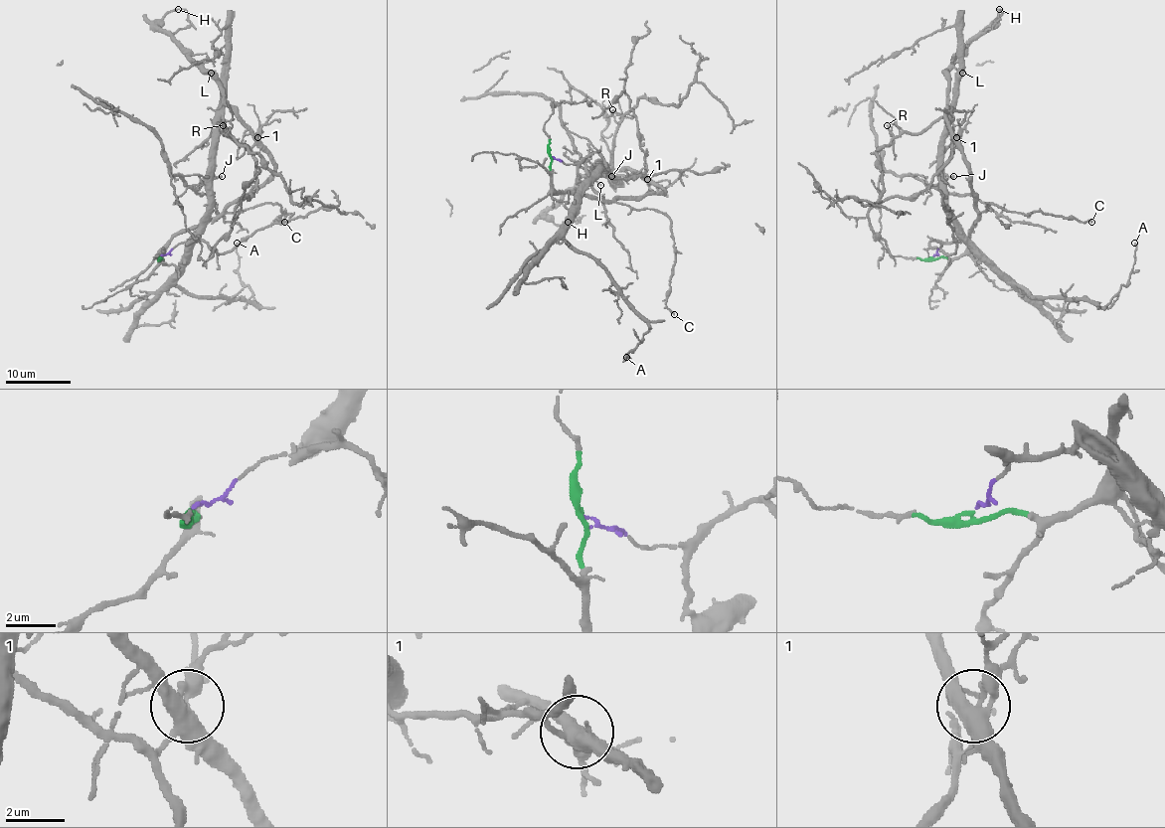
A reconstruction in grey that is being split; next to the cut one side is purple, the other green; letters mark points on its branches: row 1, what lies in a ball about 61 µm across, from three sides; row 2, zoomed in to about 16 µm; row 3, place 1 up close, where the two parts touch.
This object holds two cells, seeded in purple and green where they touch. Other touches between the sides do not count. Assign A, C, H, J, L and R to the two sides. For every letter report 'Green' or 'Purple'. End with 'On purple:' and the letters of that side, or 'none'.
A: Purple
C: Green
H: Green
J: Purple
L: Green
R: Purple
On purple: A, J, R

